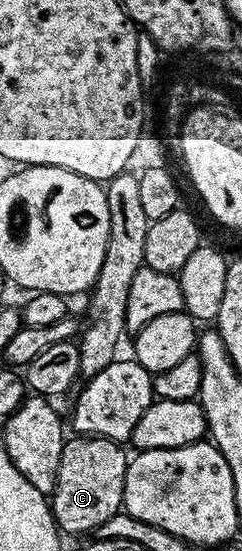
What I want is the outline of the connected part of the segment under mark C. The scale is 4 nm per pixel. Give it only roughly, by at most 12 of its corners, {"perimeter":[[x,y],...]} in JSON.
{"perimeter":[[98,435],[62,445],[59,532],[97,532],[123,510],[128,455]]}

